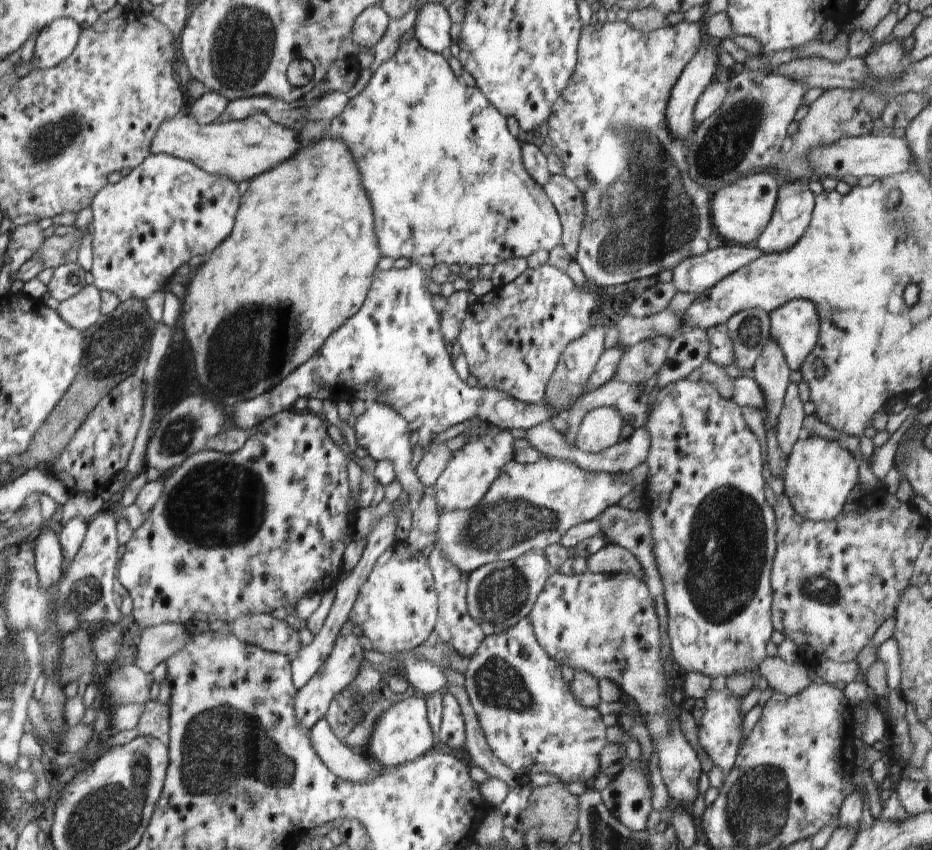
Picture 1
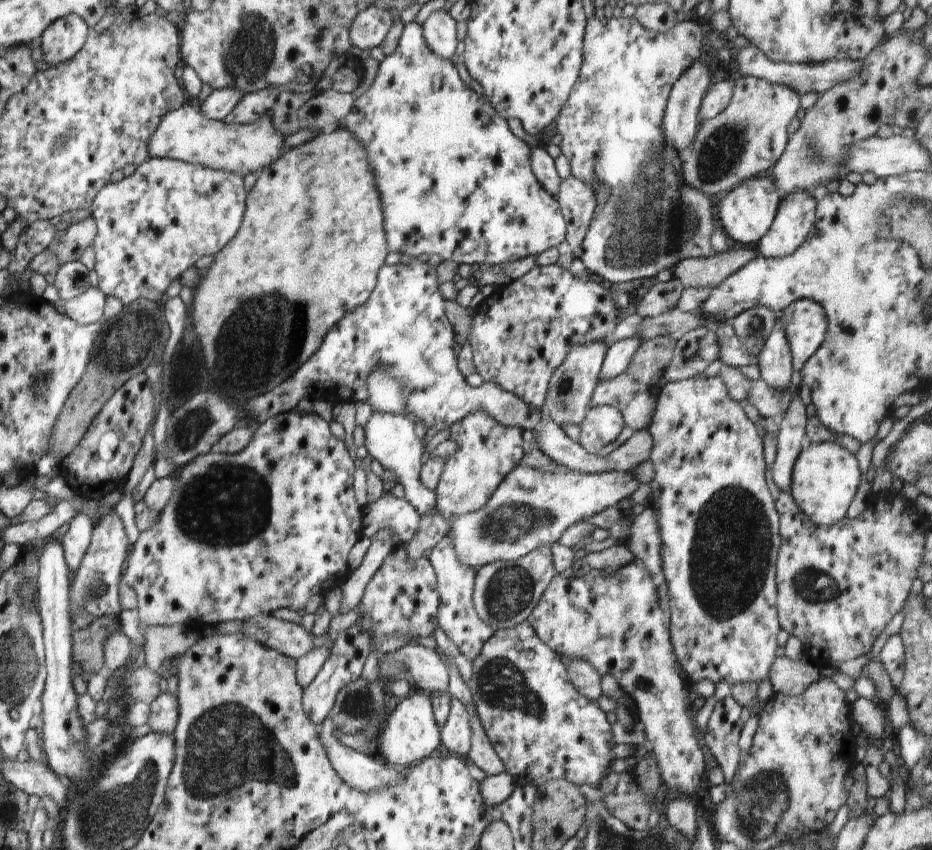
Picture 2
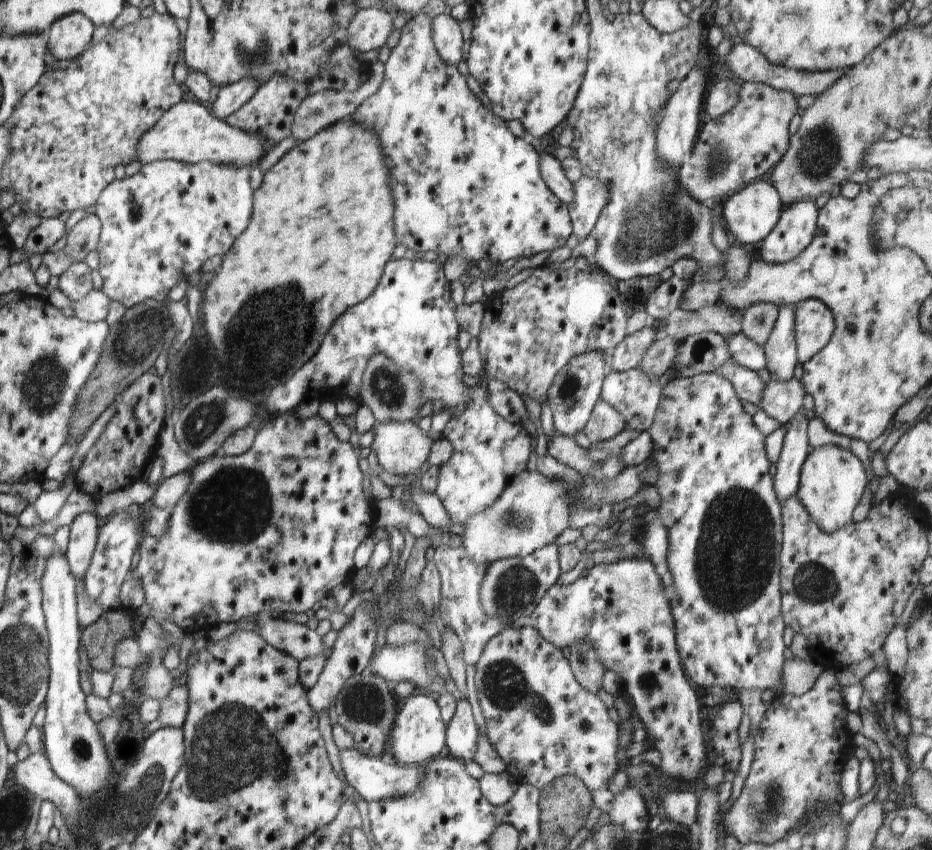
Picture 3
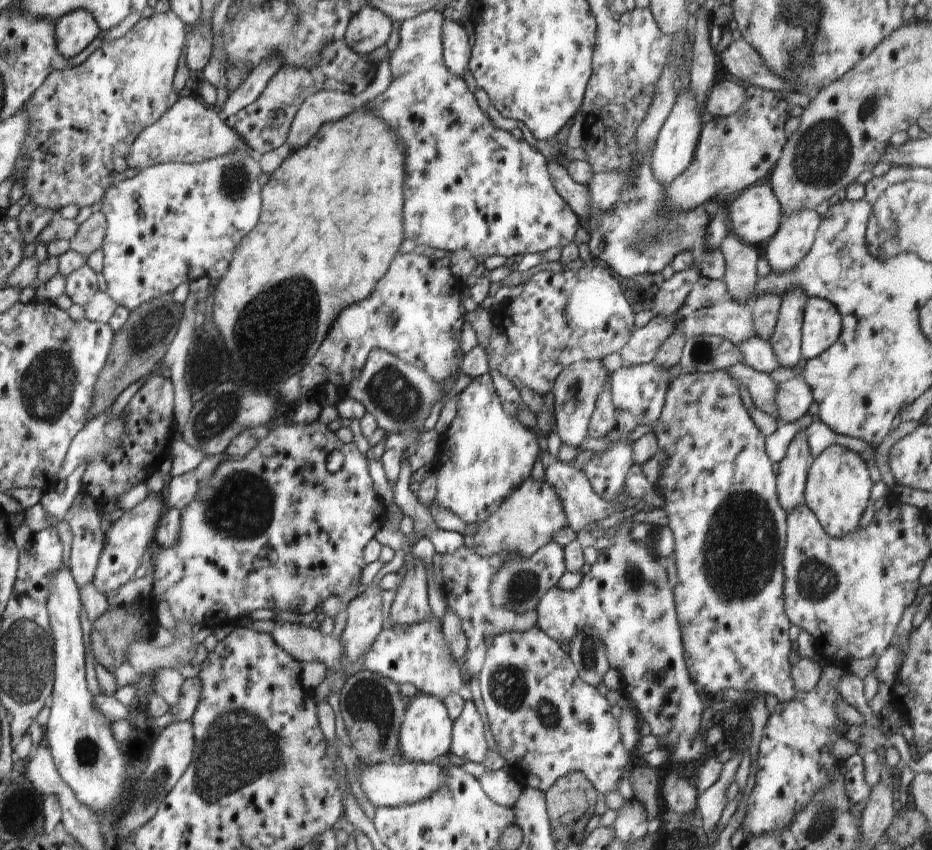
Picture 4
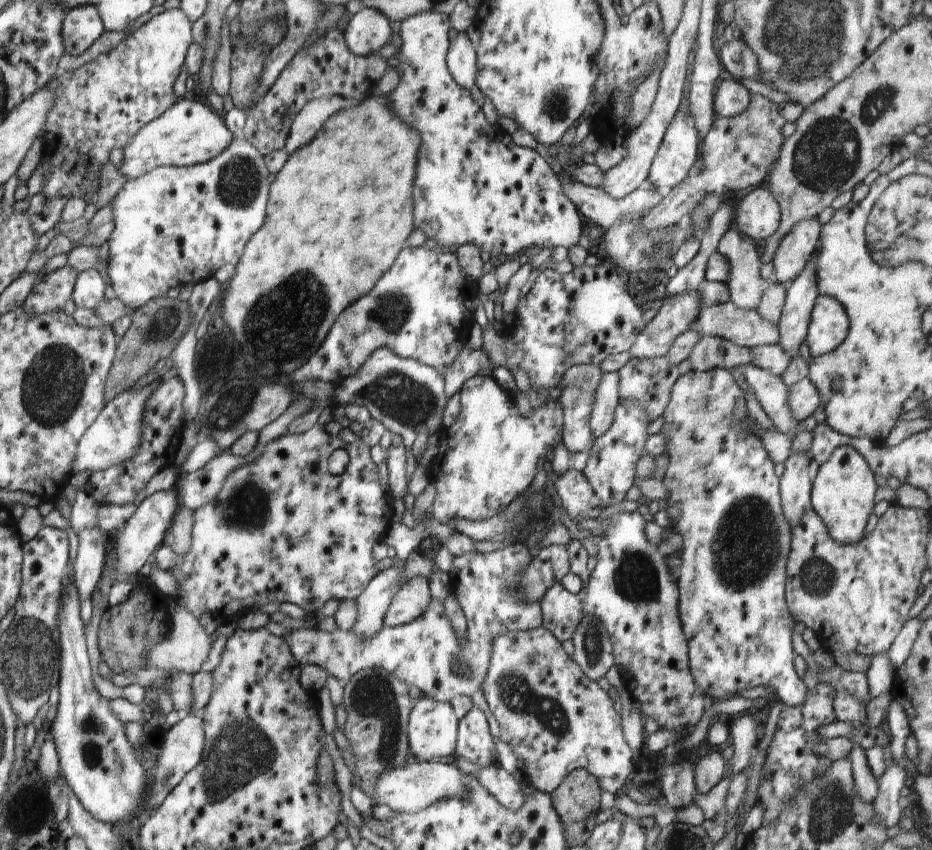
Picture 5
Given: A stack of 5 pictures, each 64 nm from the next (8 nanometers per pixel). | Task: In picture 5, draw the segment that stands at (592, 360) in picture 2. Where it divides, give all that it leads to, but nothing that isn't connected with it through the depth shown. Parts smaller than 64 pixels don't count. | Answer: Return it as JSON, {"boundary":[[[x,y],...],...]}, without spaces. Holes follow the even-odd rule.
{"boundary":[[[578,364],[568,368],[560,379],[560,397],[557,401],[560,403],[563,414],[563,423],[561,428],[561,440],[567,450],[571,452],[588,452],[594,438],[589,425],[592,409],[594,408],[594,395],[603,373],[597,364]]]}

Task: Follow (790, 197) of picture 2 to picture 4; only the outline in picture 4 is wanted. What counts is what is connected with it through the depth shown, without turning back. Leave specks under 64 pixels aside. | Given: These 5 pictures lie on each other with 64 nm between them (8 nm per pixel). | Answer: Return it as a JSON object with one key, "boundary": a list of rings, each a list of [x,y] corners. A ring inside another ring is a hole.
{"boundary":[[[806,207],[782,218],[778,230],[767,243],[764,258],[772,271],[786,272],[804,258],[814,242],[821,216]]]}

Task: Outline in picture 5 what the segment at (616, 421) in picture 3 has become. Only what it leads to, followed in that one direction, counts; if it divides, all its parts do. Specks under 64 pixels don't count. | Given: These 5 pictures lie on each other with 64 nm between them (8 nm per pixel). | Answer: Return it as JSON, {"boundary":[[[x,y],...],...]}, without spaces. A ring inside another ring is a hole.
{"boundary":[[[618,372],[604,373],[600,386],[596,389],[594,408],[589,422],[594,440],[612,426],[615,410],[619,403],[618,383]]]}

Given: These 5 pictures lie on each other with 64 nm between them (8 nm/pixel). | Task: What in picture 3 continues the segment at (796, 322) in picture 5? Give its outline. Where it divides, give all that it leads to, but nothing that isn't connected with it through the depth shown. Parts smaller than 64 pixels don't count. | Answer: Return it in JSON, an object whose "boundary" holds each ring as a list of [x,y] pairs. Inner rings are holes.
{"boundary":[[[789,301],[779,308],[772,332],[763,346],[765,368],[774,381],[789,381],[798,364],[795,345],[795,316]]]}

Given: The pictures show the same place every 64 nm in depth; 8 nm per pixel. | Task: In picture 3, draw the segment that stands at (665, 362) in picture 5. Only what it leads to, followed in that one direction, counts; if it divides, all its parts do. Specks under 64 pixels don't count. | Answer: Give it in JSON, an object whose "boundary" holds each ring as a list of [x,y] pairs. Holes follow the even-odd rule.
{"boundary":[[[637,368],[623,373],[608,370],[601,386],[599,399],[615,408],[623,416],[625,425],[628,428],[634,428],[639,433],[640,431],[648,431],[652,426],[662,398],[662,389],[657,381],[652,381]]]}

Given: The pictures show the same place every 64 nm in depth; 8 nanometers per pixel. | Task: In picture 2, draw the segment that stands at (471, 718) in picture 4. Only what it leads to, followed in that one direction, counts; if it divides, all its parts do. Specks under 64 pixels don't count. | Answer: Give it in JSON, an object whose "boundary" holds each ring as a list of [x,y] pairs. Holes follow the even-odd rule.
{"boundary":[[[457,698],[450,699],[449,713],[444,726],[441,726],[440,734],[441,743],[452,754],[467,762],[467,754],[471,745],[469,714],[464,704]]]}

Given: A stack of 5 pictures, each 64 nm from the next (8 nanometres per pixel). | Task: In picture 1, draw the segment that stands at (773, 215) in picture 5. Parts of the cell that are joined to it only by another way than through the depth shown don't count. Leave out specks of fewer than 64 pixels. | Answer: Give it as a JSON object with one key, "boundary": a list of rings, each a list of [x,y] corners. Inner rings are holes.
{"boundary":[[[770,170],[752,171],[719,188],[711,195],[710,210],[714,232],[725,242],[732,240],[735,244],[742,245],[754,242],[767,227],[774,212],[779,183]]]}

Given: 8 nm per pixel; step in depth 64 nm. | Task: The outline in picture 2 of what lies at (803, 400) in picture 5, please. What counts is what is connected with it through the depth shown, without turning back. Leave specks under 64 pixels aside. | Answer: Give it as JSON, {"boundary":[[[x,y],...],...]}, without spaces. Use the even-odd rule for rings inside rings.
{"boundary":[[[760,379],[751,380],[750,388],[741,404],[752,403],[764,418],[782,418],[786,407],[789,405],[793,392],[798,393],[799,388],[790,388],[788,391],[778,393],[771,386]]]}

